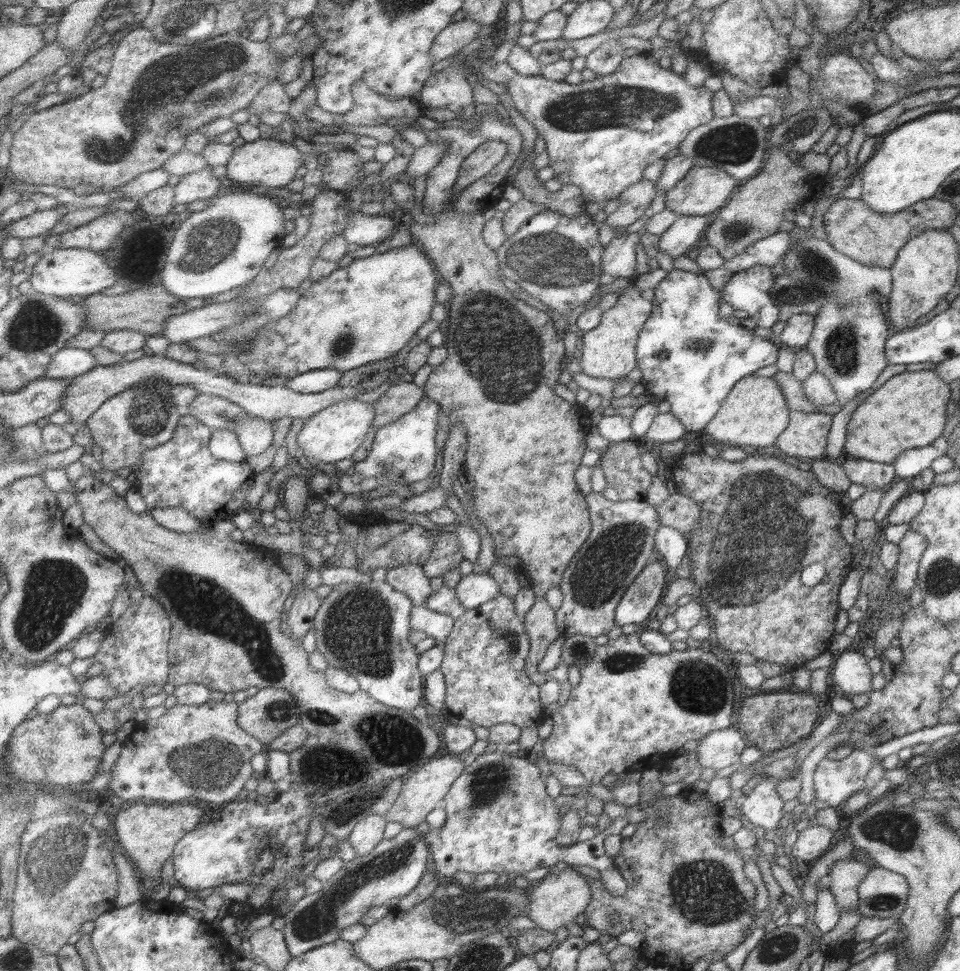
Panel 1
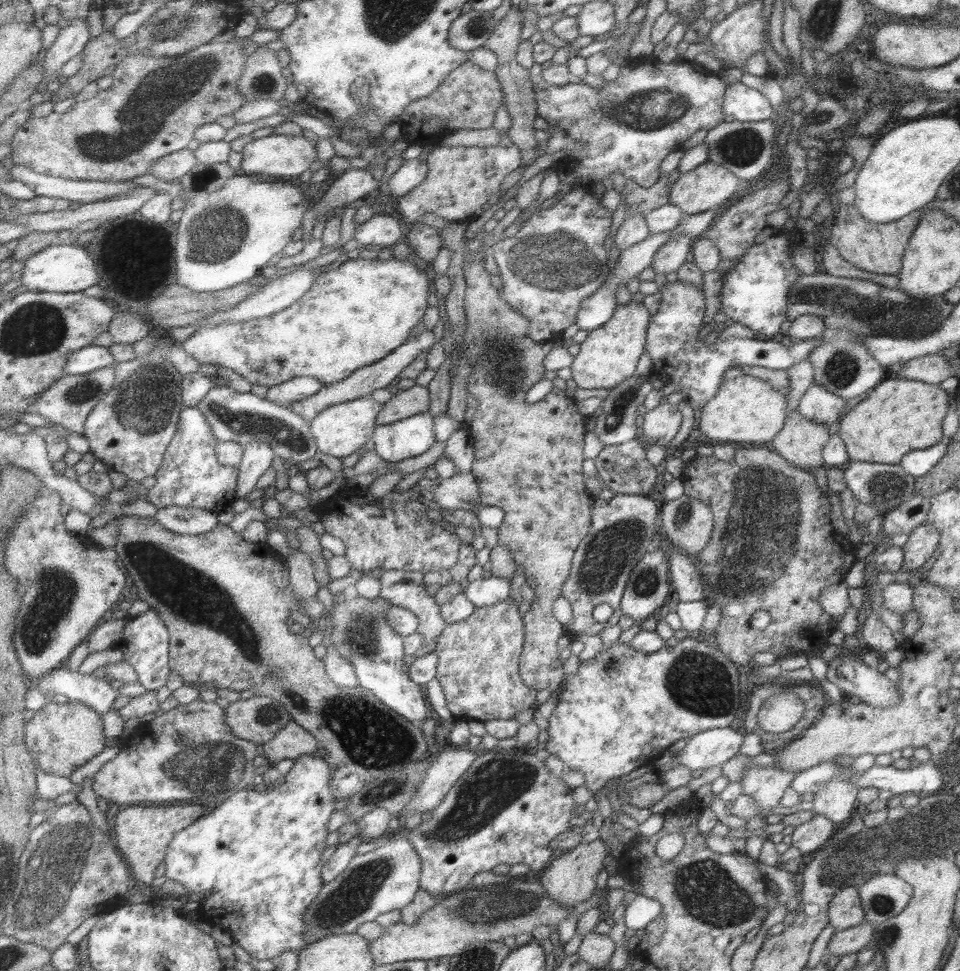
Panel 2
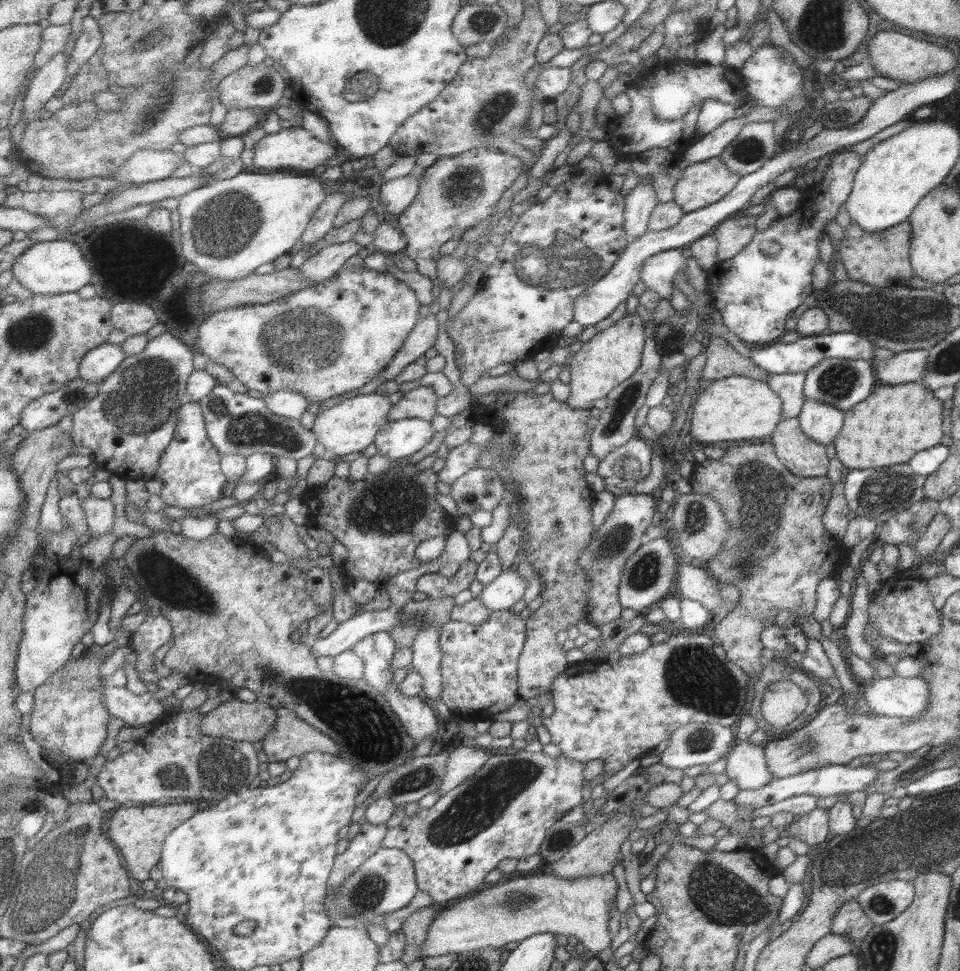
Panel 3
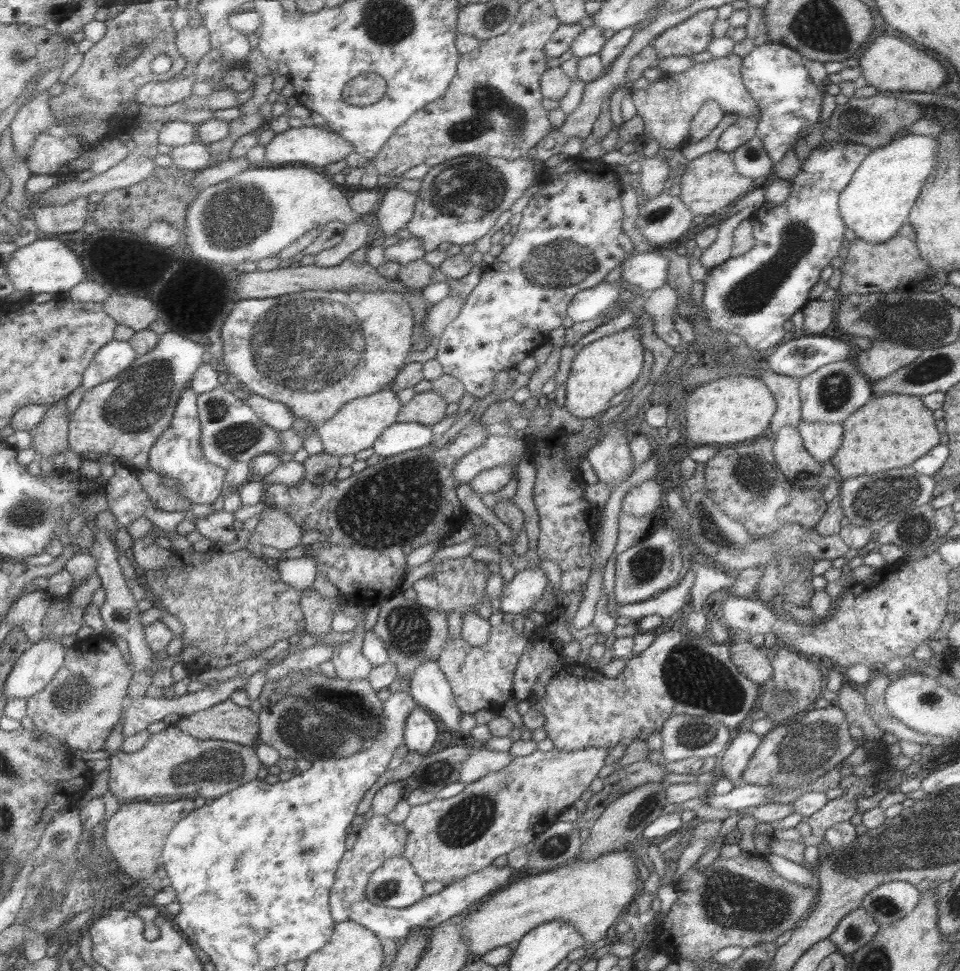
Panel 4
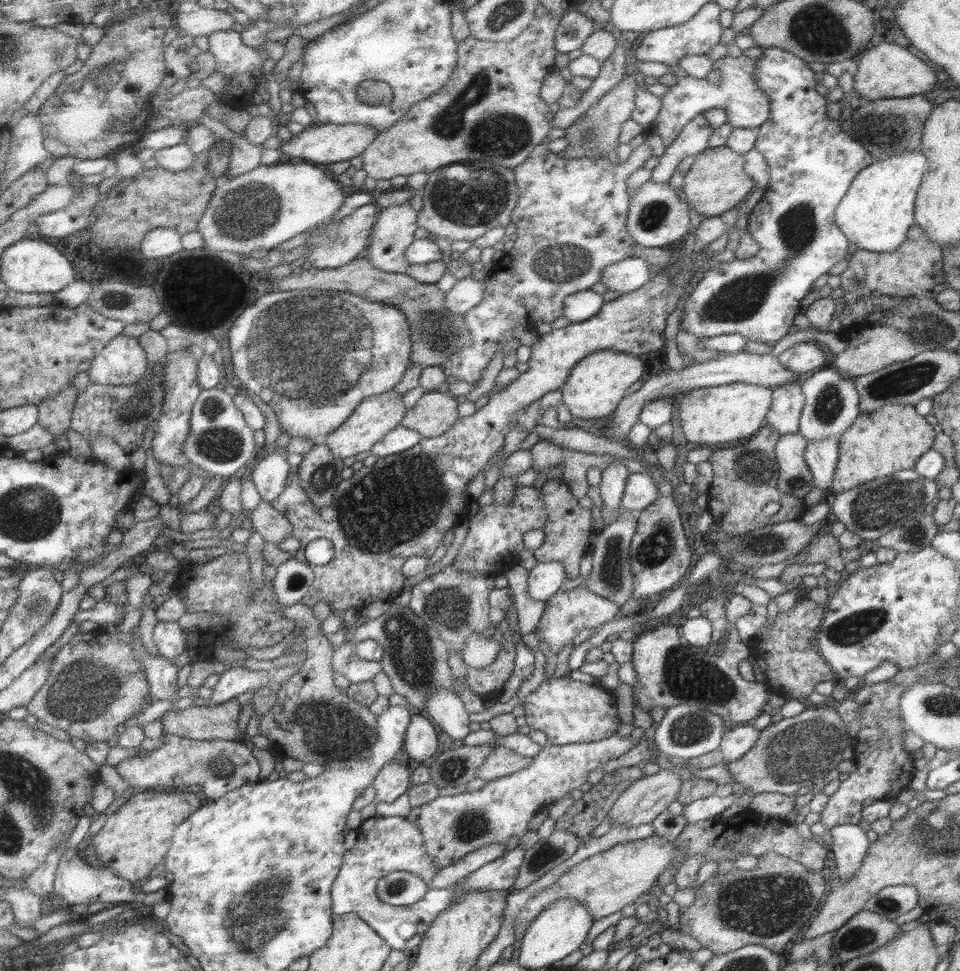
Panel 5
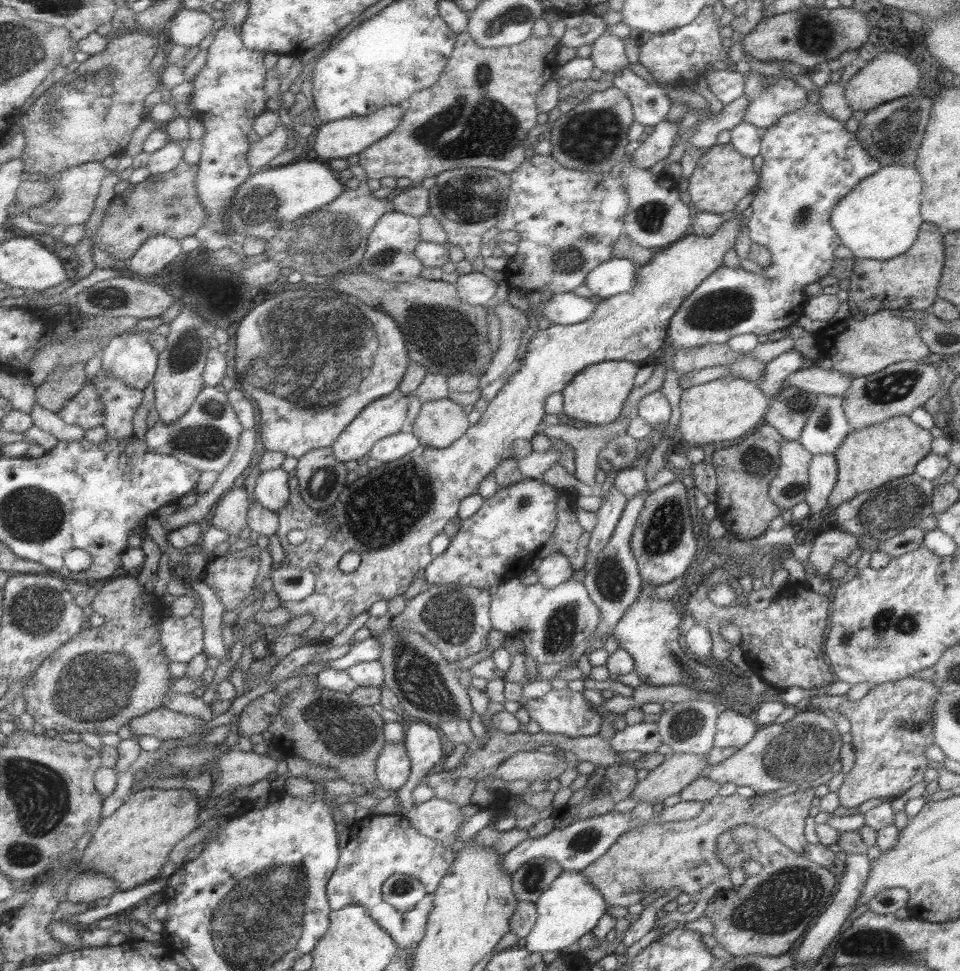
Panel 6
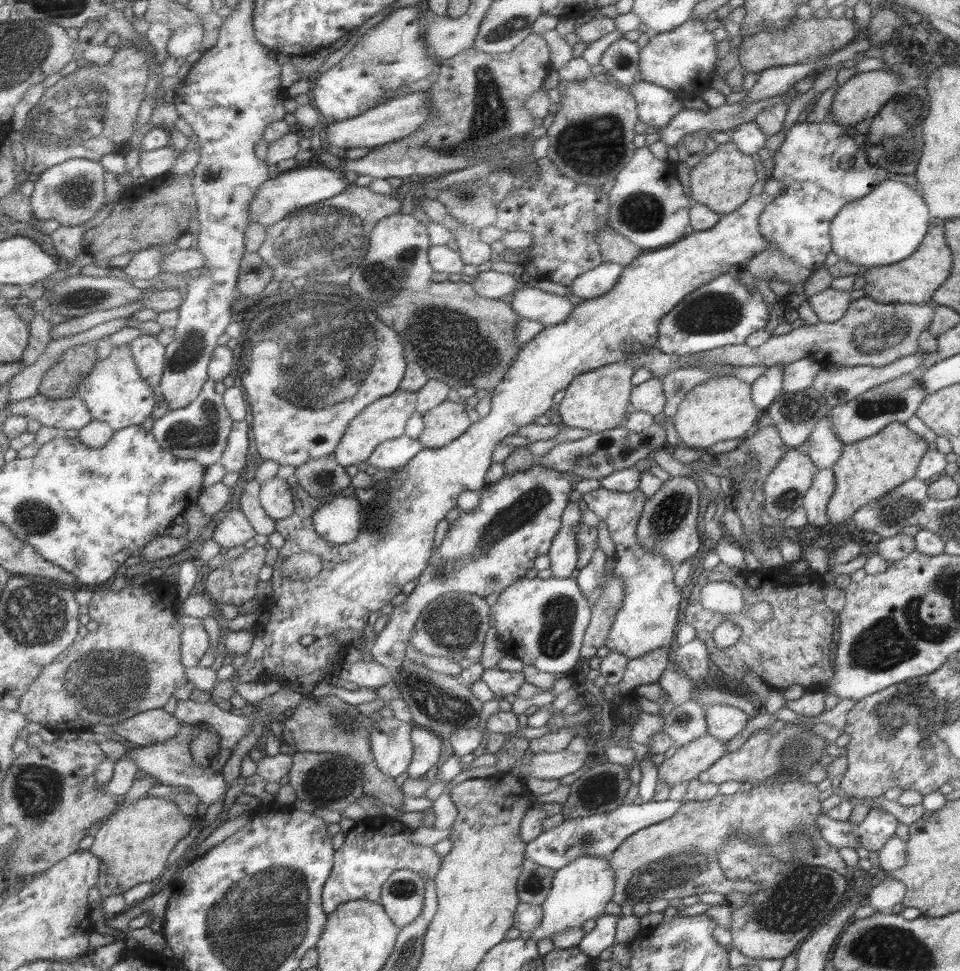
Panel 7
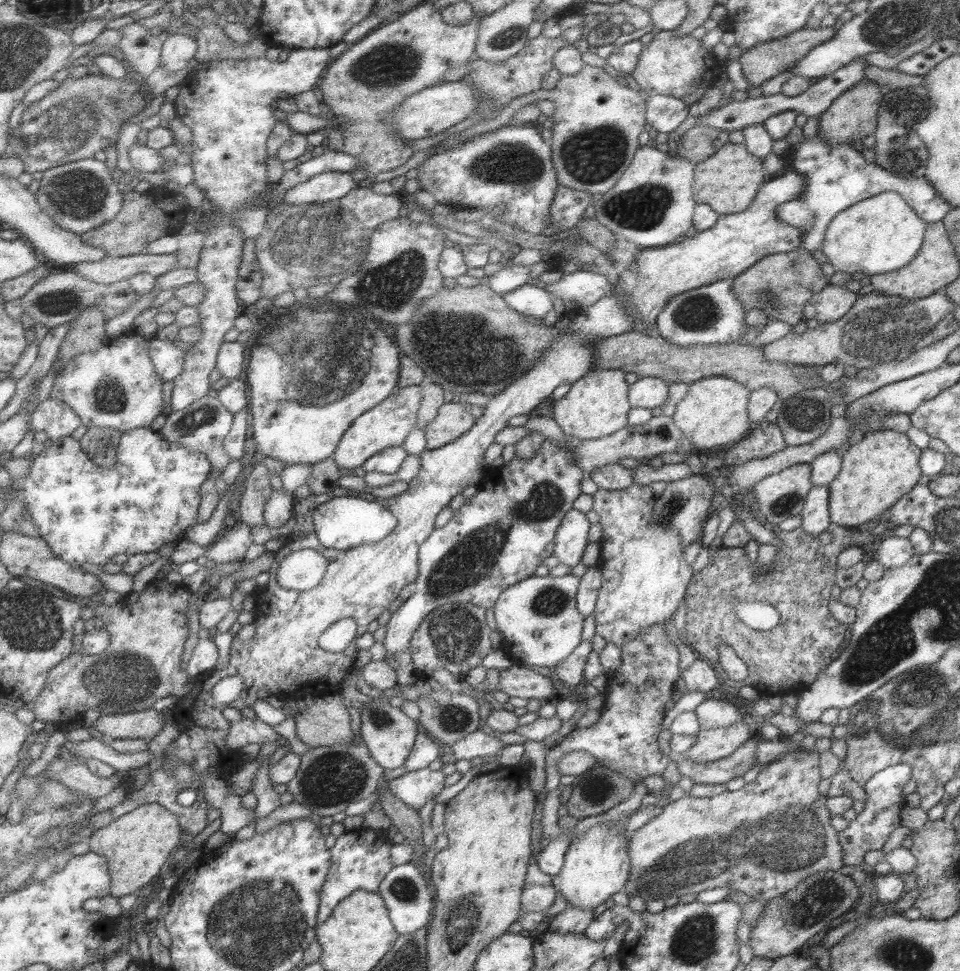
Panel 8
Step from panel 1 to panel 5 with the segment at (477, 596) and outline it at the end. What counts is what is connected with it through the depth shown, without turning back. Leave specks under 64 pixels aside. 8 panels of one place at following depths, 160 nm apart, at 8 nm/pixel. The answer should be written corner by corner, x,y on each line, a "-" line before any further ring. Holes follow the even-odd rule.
559,561
540,562
528,571
527,594
538,602
545,602
558,591
567,578

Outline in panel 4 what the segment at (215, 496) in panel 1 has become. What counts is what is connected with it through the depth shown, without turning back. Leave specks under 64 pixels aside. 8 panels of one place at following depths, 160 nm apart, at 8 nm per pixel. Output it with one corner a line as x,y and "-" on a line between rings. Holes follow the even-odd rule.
189,385
189,388
185,390
185,394
179,400
171,426
163,432
157,439
156,444
153,445
150,452
150,468
161,476
165,475
166,477
177,478
180,484
180,488
177,488
177,491
183,498
187,498
193,504
213,504
219,496
225,496
227,493
225,484
228,469
211,464
202,449
202,422
198,398
197,392

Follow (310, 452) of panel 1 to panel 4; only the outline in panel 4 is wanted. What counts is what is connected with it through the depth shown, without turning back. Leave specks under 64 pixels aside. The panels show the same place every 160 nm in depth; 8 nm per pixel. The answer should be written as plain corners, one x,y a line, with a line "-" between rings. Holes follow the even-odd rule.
381,390
370,396
358,397
343,404
343,407
325,422
317,425
316,435
327,454
340,457
344,454
355,454
364,448
371,448
375,439
396,421
402,404
391,390

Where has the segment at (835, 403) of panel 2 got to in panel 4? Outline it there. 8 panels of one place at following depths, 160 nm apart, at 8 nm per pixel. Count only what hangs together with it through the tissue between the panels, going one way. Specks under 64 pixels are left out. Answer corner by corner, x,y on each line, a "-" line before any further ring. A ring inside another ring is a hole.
802,420
796,426
805,450
819,463
827,462
842,443
841,424
807,424

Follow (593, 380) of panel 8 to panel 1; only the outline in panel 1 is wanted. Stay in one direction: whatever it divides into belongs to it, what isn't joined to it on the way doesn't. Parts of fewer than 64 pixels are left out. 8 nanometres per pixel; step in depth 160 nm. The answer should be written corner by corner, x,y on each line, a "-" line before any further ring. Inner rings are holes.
631,288
616,294
616,302
601,312
599,324
593,330
583,333
579,339
577,354
580,356
580,370
593,379
623,379
636,367
635,345
642,325
652,313
653,304
642,298
642,292

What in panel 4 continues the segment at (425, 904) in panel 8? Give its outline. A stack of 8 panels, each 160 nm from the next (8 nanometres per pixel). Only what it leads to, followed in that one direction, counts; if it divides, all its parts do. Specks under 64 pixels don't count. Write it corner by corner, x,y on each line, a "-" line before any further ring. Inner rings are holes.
402,855
385,860
368,878
364,893
376,905
404,909
424,895
424,882

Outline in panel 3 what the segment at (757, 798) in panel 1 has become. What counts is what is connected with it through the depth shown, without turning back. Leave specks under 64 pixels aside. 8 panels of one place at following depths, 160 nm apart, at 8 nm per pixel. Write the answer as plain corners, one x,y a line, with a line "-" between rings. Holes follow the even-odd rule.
737,741
726,755
724,774
735,781
739,790
757,790
773,780
764,760
763,744
753,746
749,741

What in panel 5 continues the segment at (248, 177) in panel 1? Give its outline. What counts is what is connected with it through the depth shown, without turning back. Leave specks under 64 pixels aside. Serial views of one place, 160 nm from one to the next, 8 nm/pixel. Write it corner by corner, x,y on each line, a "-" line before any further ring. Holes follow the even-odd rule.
314,124
294,134
288,141
281,141
281,146
278,149
283,152
281,158
303,158
308,163
327,165
360,155
376,137
376,133
376,128
368,124

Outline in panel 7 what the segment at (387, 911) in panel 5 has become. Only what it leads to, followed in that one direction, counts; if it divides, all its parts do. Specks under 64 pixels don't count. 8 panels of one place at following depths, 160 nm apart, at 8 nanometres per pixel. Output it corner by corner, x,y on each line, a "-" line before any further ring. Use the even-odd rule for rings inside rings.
384,815
358,820
344,834
342,845
333,853
332,868
320,894
325,914
350,900
367,899
378,903
381,885
395,870
401,868
415,872
423,881
434,880
441,866
441,858
433,851
433,846
412,845
409,840
411,831

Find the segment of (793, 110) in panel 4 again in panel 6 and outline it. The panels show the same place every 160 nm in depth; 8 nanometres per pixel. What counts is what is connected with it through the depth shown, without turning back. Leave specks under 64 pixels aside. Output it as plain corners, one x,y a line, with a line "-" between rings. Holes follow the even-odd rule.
806,102
799,110
784,114
773,126
765,129
760,140
759,155
763,157
763,164
757,171
755,195
745,223
752,242
766,243
771,264
764,270
764,277
723,264
709,274
696,290
683,299
669,320
666,344
673,347
673,354
707,343
723,344
737,334
782,334
793,325
803,315
806,302
804,287
830,274
835,260
833,252
841,245
841,240
830,225
831,211
858,182
877,172
880,167
877,159
865,152
856,135
821,111
818,103

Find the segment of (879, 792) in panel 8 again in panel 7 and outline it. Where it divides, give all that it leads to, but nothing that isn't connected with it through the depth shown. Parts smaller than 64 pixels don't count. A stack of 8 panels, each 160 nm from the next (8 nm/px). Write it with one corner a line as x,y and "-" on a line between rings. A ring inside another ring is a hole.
870,809
861,822
835,821
819,814
815,819
821,838
835,848
865,848
879,852
895,834
897,819
888,813

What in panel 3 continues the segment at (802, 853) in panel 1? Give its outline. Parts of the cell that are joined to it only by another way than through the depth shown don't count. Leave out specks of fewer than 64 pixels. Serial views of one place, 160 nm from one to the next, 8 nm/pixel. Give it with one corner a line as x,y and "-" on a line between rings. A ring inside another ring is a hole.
816,807
811,812
801,815
798,821
788,824
786,829
789,831
788,837
799,839
807,846
819,844
823,842
829,830
827,809

